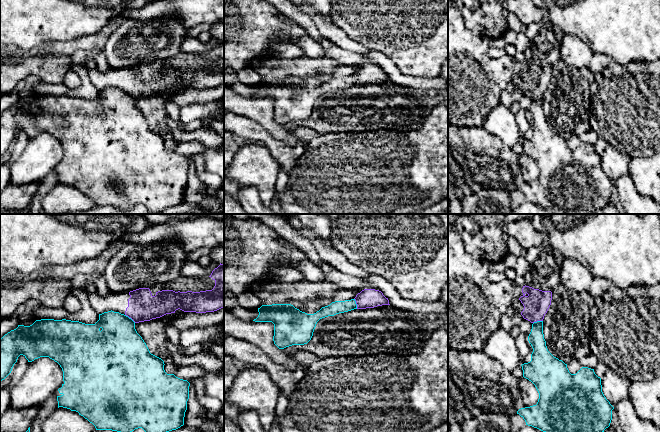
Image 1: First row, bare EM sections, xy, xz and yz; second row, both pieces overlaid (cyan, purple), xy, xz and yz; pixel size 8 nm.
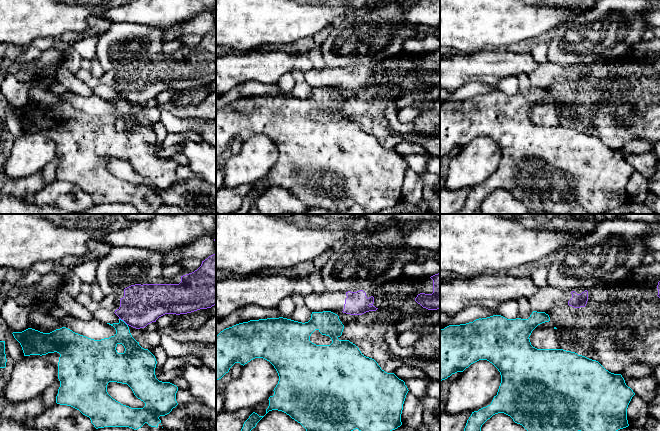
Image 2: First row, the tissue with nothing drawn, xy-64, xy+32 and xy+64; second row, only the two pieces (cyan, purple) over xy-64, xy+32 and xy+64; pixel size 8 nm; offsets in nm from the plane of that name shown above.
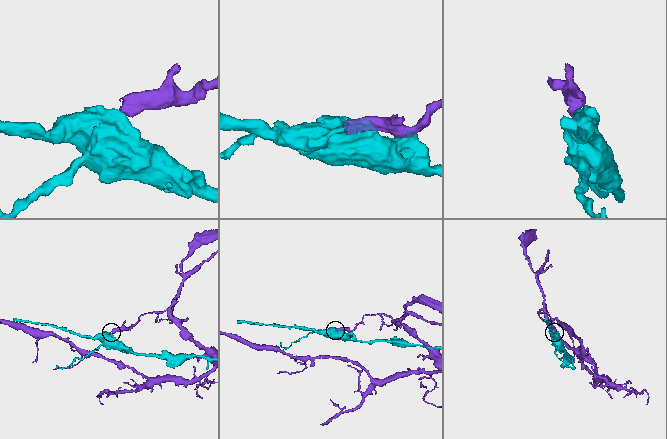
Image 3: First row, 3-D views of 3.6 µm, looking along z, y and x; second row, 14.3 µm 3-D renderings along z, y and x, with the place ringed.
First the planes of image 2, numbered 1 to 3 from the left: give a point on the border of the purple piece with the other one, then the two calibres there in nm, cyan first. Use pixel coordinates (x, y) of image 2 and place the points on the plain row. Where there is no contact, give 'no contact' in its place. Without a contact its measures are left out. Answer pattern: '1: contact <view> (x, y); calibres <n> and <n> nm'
1: contact xy-64 (123, 97); calibres 150 and 320 nm
2: no contact
3: no contact

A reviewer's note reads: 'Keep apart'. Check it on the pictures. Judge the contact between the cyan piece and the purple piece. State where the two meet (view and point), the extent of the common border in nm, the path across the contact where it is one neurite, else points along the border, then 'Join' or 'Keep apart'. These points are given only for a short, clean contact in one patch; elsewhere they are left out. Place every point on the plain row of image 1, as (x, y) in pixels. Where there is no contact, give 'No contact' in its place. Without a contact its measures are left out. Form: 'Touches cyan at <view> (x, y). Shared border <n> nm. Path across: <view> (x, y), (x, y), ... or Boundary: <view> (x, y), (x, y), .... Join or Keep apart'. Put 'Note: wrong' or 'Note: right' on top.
Note: right
Touches cyan at xy (130, 94). Shared border 110 nm. Boundary: xy (125, 90), (135, 98). Keep apart

